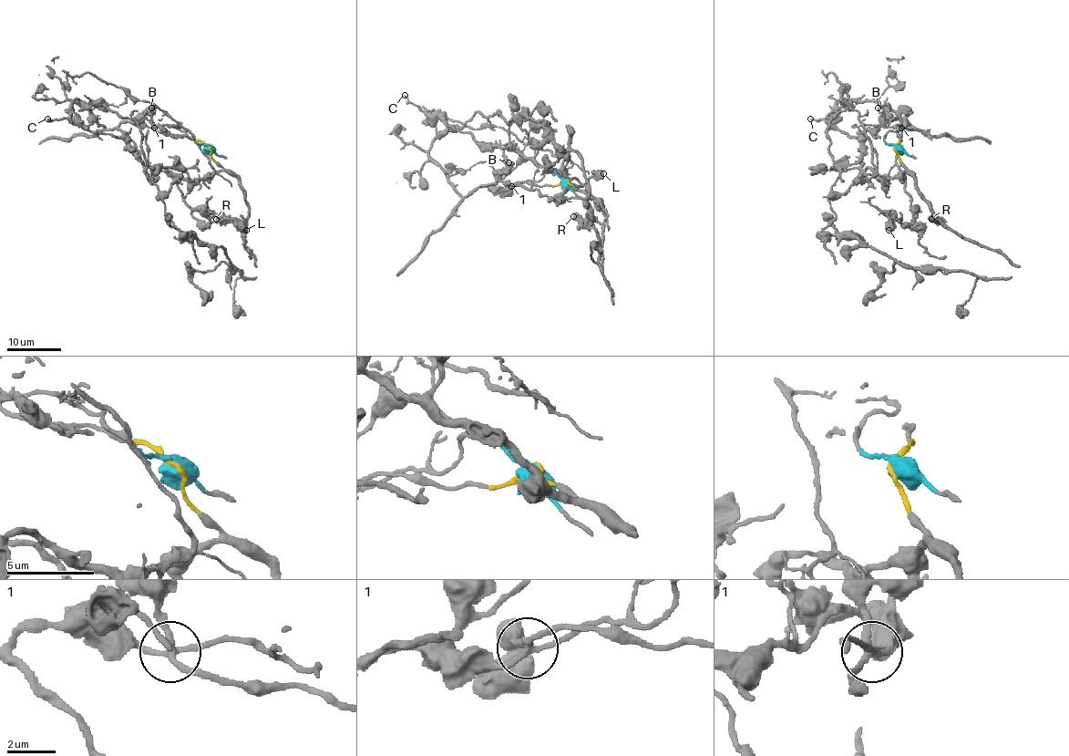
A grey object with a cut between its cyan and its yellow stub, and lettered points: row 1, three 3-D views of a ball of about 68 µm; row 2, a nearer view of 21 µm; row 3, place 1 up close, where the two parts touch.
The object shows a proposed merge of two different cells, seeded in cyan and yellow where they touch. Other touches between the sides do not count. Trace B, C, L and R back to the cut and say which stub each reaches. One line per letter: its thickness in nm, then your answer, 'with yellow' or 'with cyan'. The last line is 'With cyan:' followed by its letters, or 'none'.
B: calibre 150 nm; with cyan
C: calibre 170 nm; with yellow
L: calibre 900 nm; with cyan
R: calibre 750 nm; with yellow
With cyan: B, L

